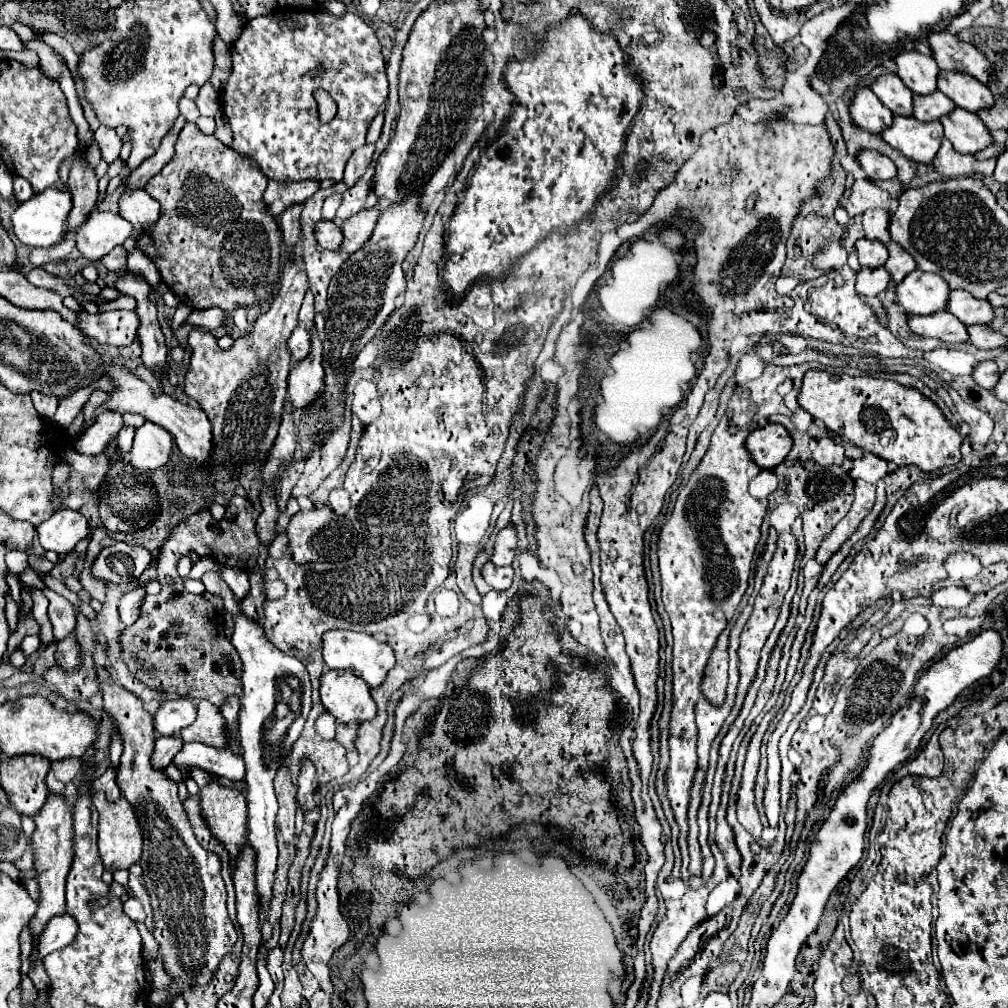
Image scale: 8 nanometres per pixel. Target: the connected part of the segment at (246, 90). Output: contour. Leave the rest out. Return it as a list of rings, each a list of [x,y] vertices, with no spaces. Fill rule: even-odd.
[[[278,9],[272,15],[246,21],[230,53],[232,73],[220,91],[220,107],[234,133],[232,149],[252,157],[264,175],[274,181],[302,181],[310,177],[342,181],[346,161],[354,149],[366,143],[368,125],[388,99],[386,65],[374,29],[354,13],[334,17],[320,9]],[[318,87],[338,105],[338,113],[330,123],[320,123],[318,119],[318,105],[312,95]]]

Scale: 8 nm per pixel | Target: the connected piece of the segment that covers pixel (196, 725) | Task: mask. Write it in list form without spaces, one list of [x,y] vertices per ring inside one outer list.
[[[198,701],[196,705],[196,721],[190,727],[184,727],[180,731],[180,737],[184,741],[202,741],[216,749],[224,747],[224,719],[218,715],[218,707],[214,707],[208,701]]]

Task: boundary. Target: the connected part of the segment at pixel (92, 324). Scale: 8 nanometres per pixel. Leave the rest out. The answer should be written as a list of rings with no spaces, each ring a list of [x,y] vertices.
[[[78,311],[78,329],[96,339],[98,343],[108,345],[130,345],[136,339],[138,315],[136,311],[110,311],[90,315],[86,311]]]

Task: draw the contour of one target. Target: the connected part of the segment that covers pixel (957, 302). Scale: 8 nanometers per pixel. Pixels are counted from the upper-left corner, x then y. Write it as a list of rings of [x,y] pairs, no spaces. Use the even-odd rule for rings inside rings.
[[[952,289],[948,295],[946,311],[956,315],[964,325],[984,323],[988,325],[994,319],[992,305],[986,299],[976,299],[964,289]]]

